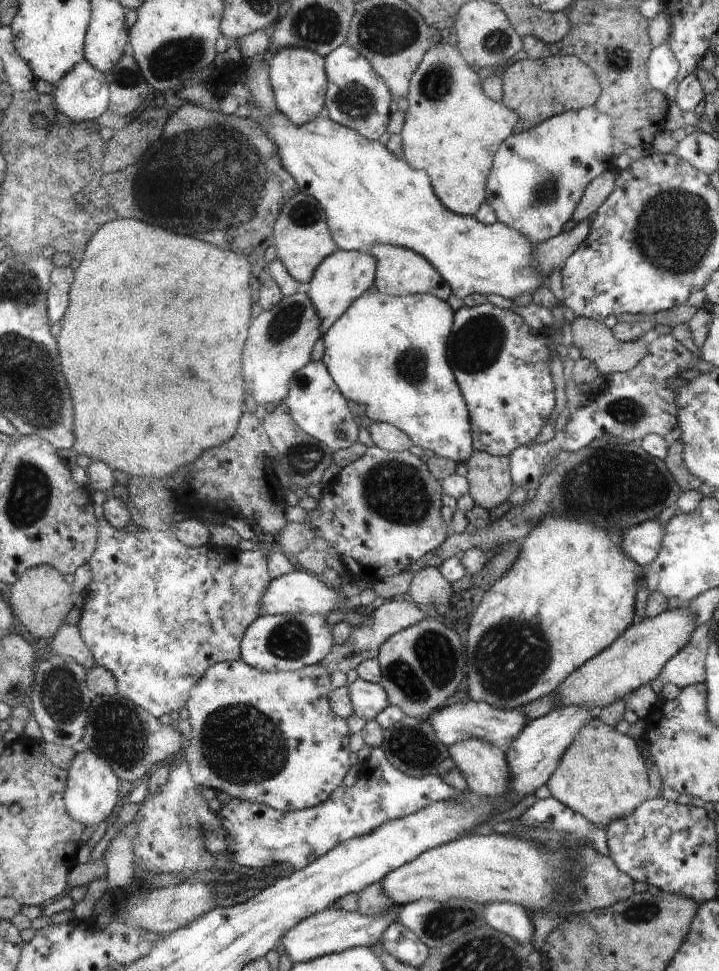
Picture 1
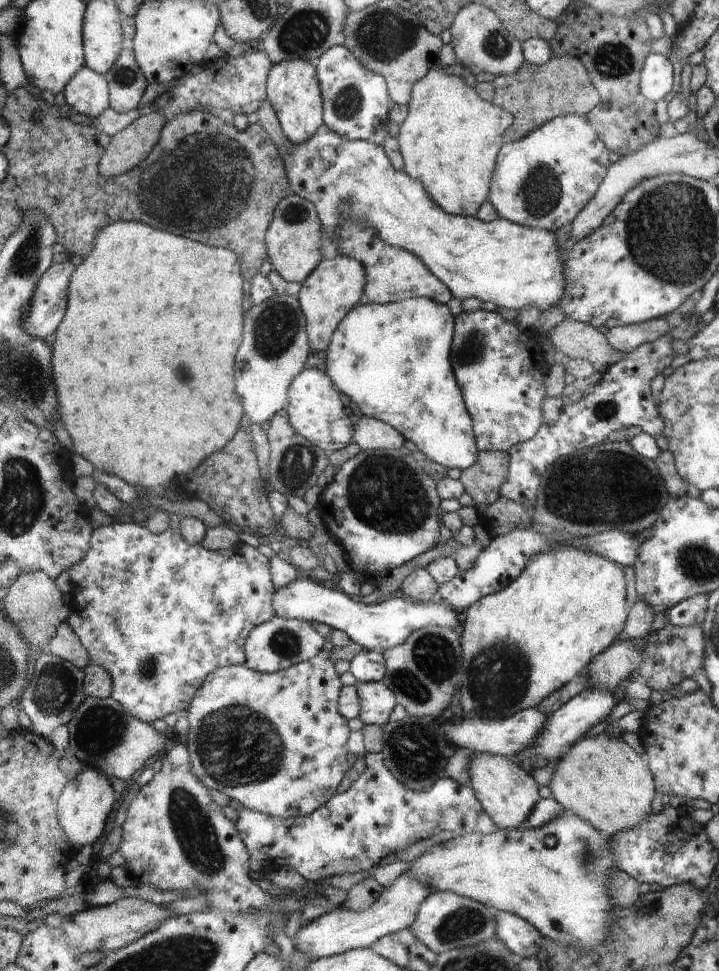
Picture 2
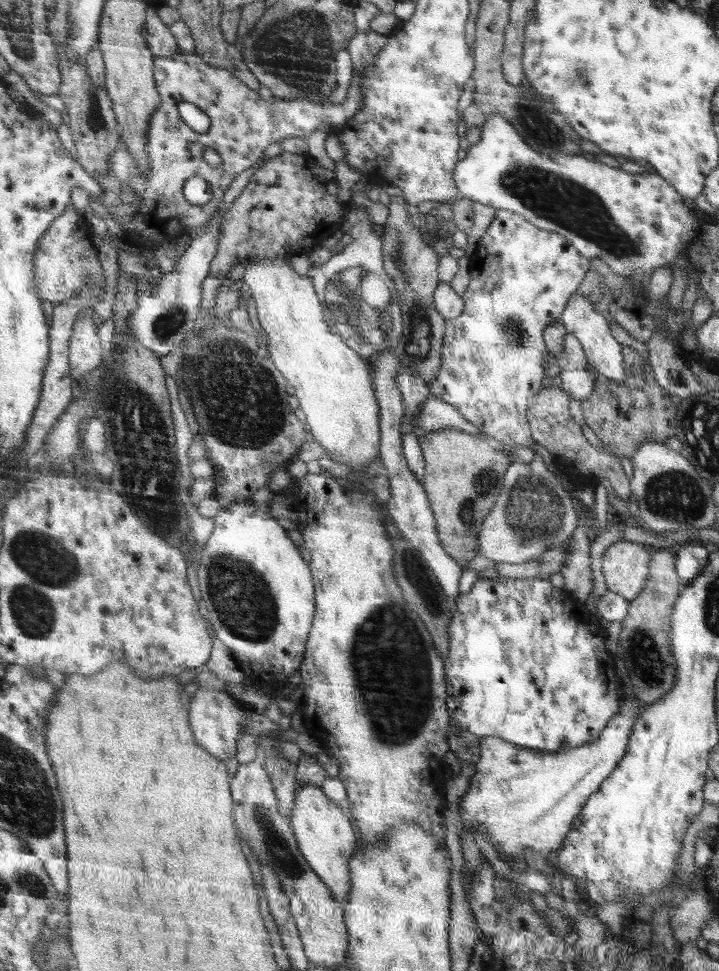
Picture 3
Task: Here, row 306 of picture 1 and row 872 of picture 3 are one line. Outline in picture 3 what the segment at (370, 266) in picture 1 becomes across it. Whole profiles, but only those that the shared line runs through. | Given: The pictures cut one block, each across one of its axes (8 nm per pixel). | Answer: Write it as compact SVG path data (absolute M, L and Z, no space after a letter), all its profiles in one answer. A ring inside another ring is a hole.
M301 784L294 794L296 806L292 810L291 826L299 850L311 869L330 887L334 897L342 904L350 900L352 890L352 874L350 862L358 852L358 840L352 830L352 822L342 814L340 806L330 802L330 798L310 784Z

